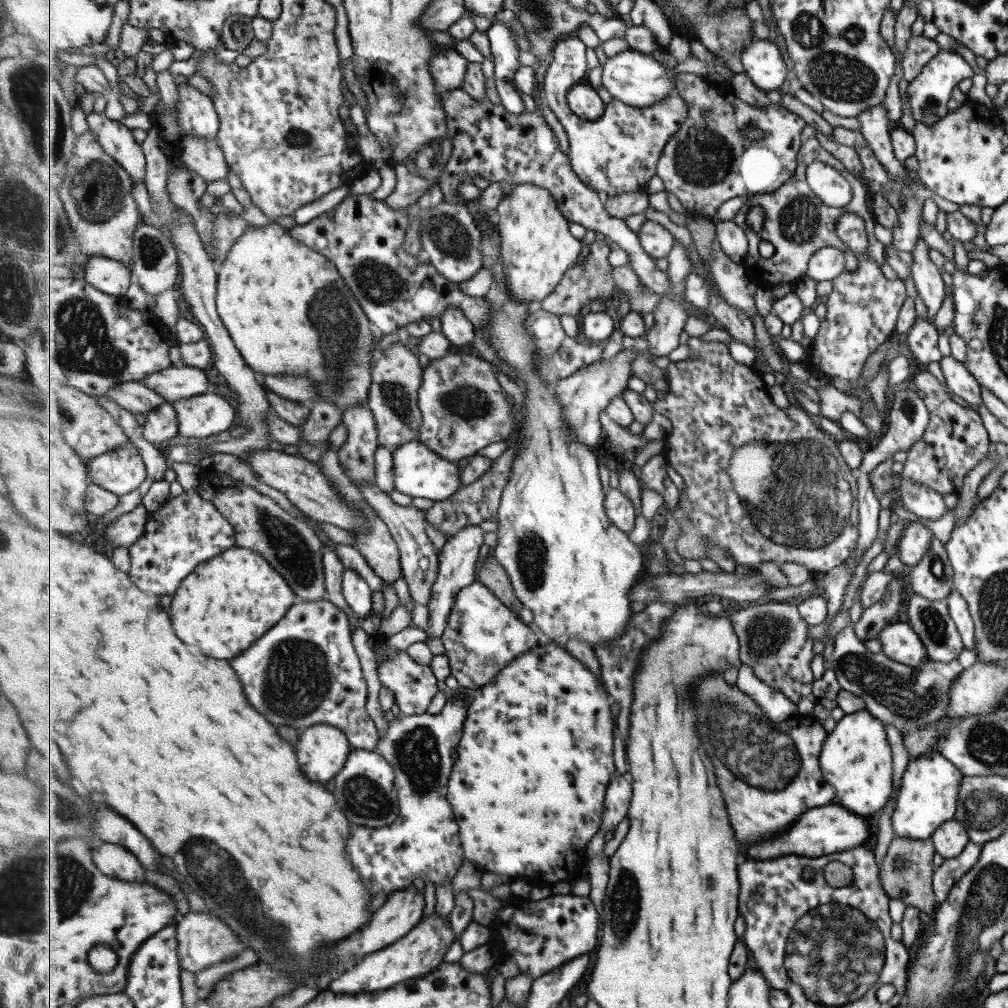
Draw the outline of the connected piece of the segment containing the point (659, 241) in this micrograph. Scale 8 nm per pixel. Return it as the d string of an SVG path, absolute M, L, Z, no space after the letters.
M647 220L638 230L638 235L643 248L655 258L668 258L669 253L676 245L673 234L663 228L661 224Z

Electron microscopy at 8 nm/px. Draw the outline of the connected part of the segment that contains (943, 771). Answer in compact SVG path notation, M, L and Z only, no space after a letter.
M927 751L917 758L911 758L901 777L901 784L896 794L896 803L890 816L890 823L895 837L923 840L955 814L958 800L958 786L962 774L938 751Z

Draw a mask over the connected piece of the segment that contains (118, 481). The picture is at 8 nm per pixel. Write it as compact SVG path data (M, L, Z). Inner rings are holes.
M131 442L90 462L90 480L117 497L137 490L148 477L148 468L137 446Z

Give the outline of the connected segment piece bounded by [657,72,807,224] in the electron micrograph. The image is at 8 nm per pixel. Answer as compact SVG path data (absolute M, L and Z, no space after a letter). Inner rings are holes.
M690 72L678 75L679 95L690 104L690 115L686 117L679 132L667 143L658 164L657 175L663 179L666 191L680 198L687 210L693 210L709 219L709 222L717 224L717 208L723 202L735 196L744 198L775 192L796 175L798 156L804 141L801 132L807 124L804 118L775 104L763 109L754 107L738 98L732 89L726 93L715 90L704 76ZM749 125L757 125L764 132L764 138L750 138L746 134Z

